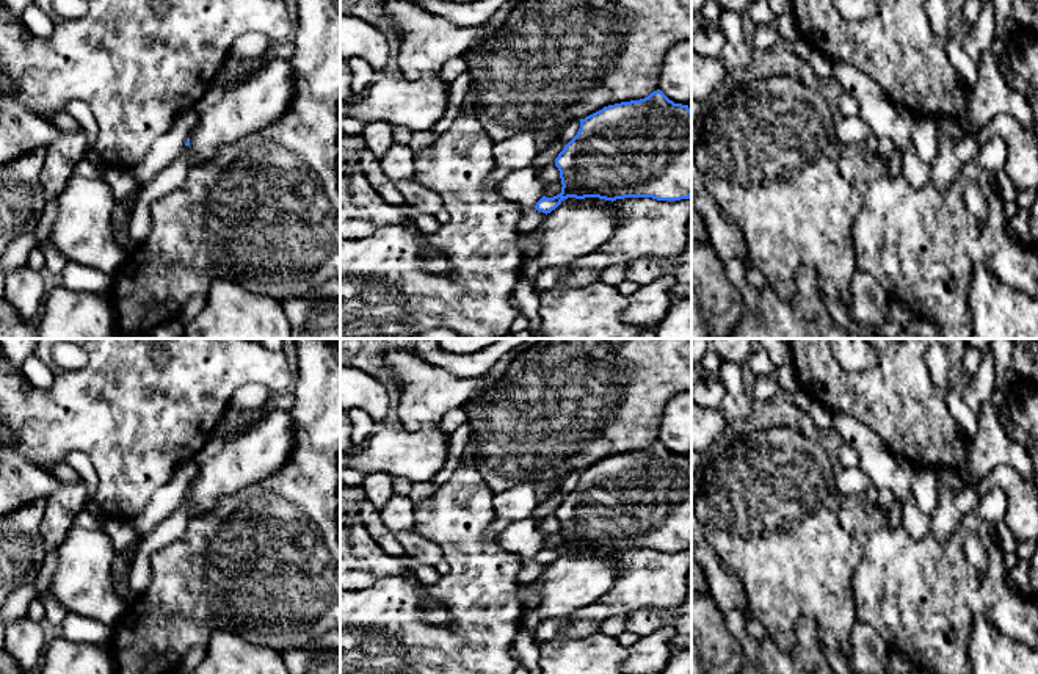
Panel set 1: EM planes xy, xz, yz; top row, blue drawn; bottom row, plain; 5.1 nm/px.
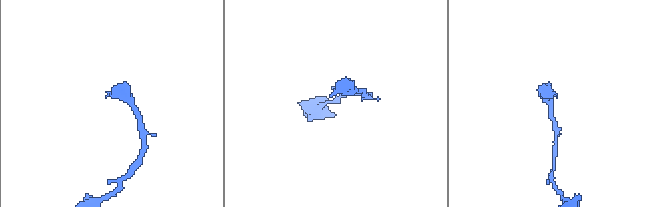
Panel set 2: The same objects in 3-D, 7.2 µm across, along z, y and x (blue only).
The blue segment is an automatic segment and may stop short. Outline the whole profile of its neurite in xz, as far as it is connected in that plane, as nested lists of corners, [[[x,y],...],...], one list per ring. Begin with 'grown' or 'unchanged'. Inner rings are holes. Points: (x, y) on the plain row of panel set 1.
unchanged; [[[660,440],[640,451],[621,453],[580,470],[577,486],[555,509],[561,544],[543,547],[535,560],[555,561],[563,550],[652,549],[681,552],[691,549],[691,461],[674,455]]]

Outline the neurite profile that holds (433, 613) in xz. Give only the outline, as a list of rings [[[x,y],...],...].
[[[425,600],[422,603],[422,621],[431,625],[447,625],[452,622],[448,613],[445,611],[445,608],[433,600]]]

